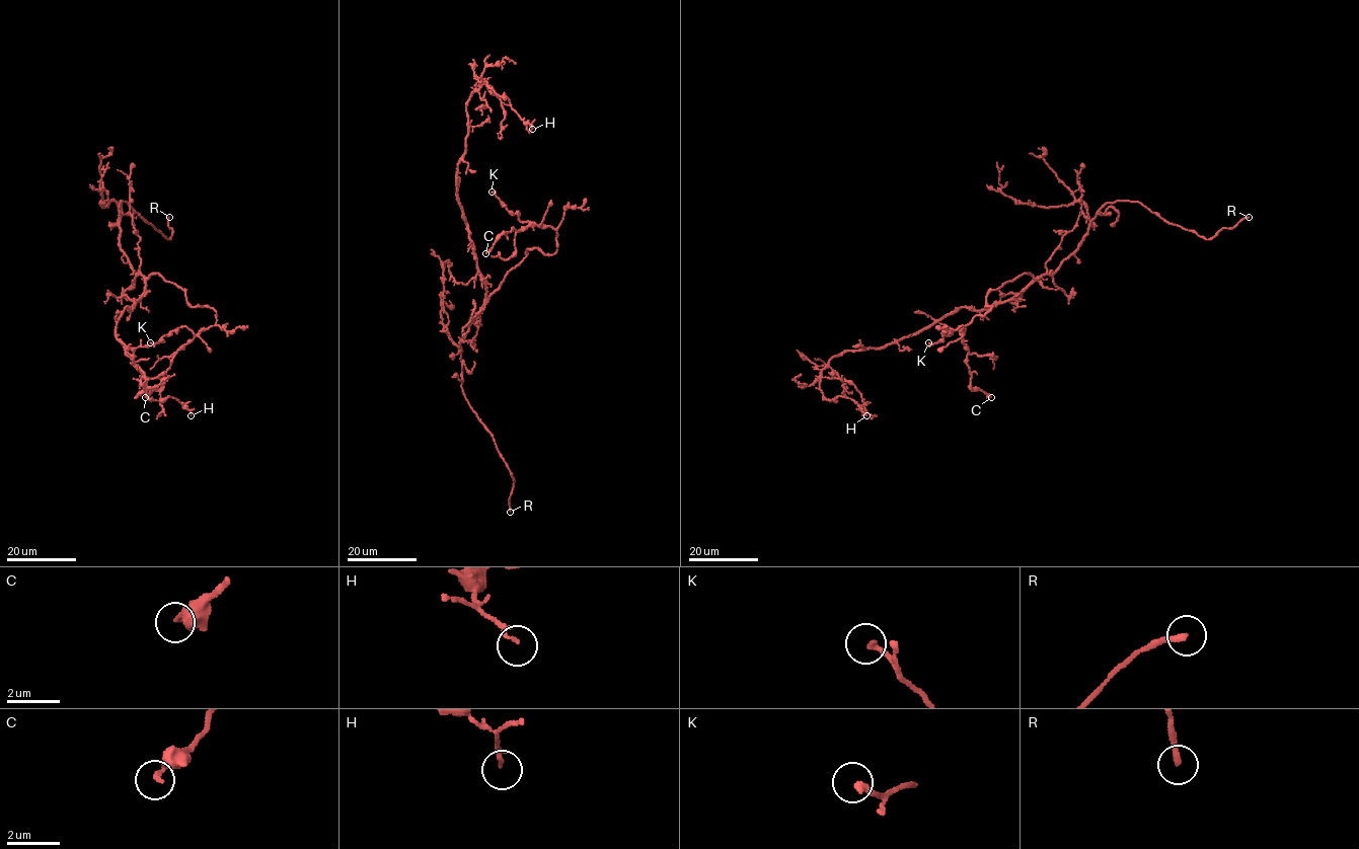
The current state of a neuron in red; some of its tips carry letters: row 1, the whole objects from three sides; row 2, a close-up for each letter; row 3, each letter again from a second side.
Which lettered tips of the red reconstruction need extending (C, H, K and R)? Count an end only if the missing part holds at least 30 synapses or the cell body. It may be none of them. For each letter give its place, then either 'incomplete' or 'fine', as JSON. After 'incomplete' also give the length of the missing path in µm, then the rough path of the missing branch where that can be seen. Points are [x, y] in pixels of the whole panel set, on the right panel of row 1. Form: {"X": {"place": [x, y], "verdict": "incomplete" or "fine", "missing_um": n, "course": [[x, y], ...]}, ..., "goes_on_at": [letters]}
{"C": {"place": [991, 397], "verdict": "fine"}, "H": {"place": [866, 415], "verdict": "fine"}, "K": {"place": [928, 342], "verdict": "fine"}, "R": {"place": [1249, 217], "verdict": "incomplete", "missing_um": 10, "course": [[1249, 217], [1259, 213], [1264, 222], [1272, 226]]}, "goes_on_at": ["R"]}

